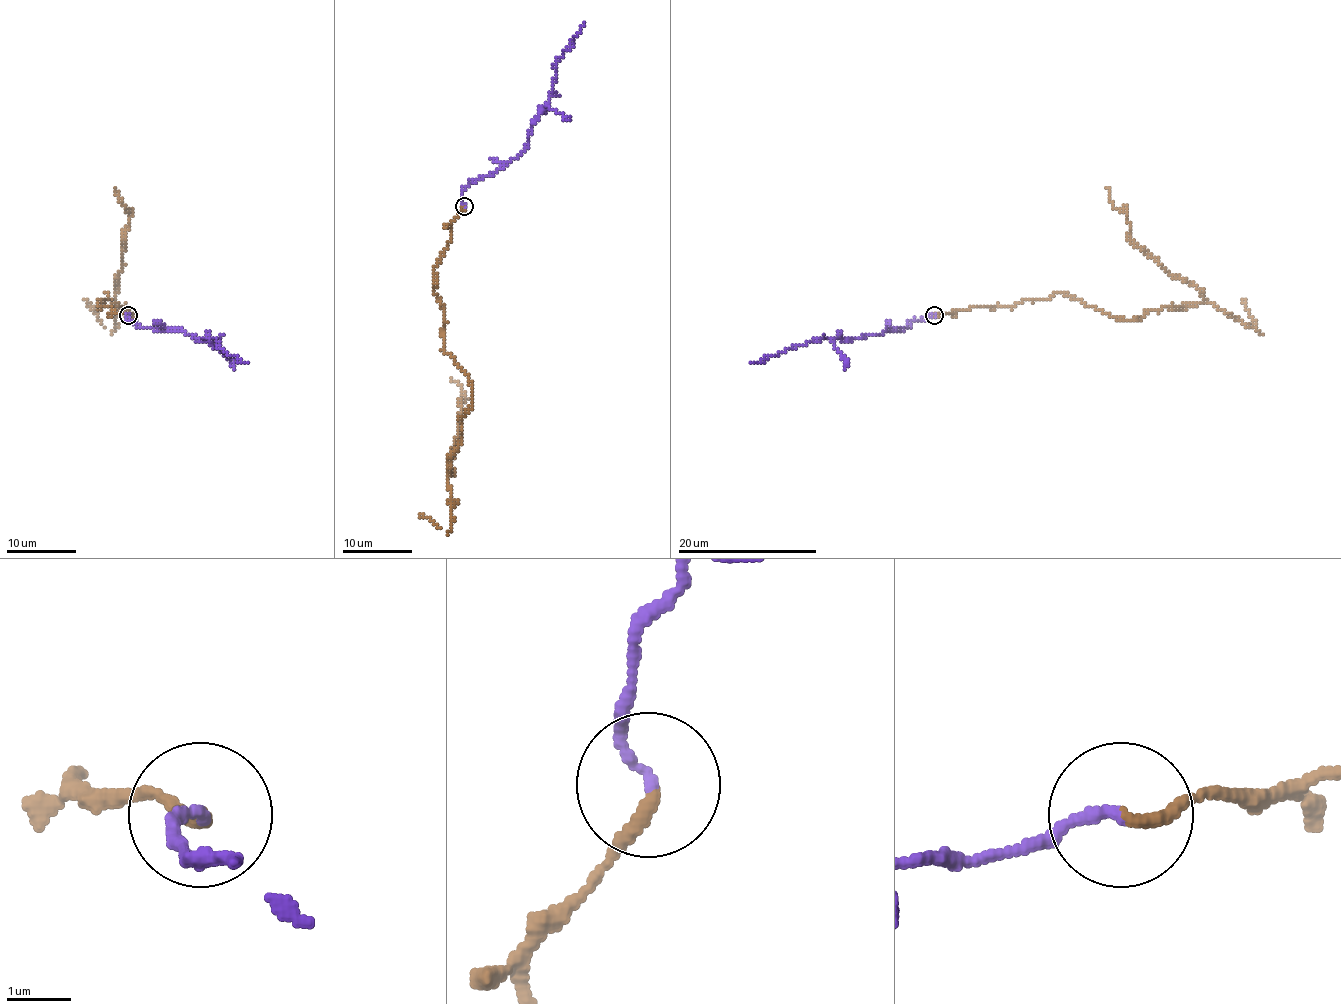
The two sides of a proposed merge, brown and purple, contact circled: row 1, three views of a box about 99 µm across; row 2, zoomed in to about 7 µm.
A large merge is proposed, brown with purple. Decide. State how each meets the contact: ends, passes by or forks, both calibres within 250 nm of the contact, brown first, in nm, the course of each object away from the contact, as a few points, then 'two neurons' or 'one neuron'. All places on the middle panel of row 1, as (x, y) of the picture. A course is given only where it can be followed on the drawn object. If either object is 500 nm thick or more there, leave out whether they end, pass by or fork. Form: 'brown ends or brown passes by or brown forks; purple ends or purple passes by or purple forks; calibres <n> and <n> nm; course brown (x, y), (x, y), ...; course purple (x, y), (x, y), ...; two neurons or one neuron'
brown ends; purple ends; calibres 200 and 150 nm; course brown (464, 206), (434, 269), (443, 349), (473, 391), (450, 475), (459, 401), (466, 400), (450, 379); course purple (464, 206), (462, 189), (469, 180), (496, 173), (527, 145), (530, 124), (551, 89), (555, 61), (584, 23); one neuron

